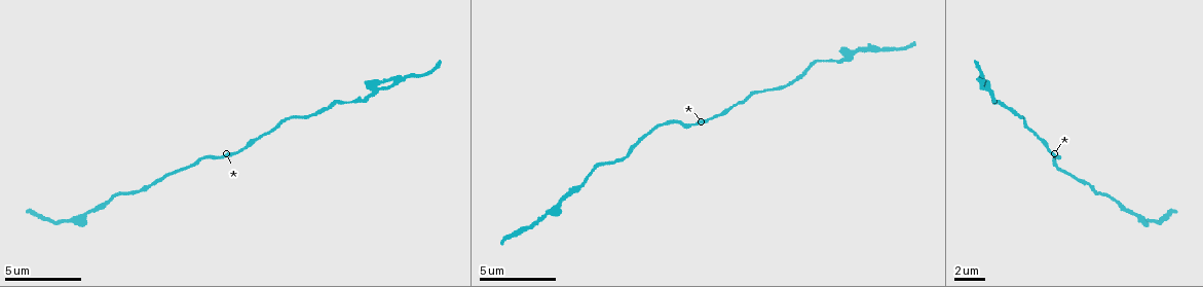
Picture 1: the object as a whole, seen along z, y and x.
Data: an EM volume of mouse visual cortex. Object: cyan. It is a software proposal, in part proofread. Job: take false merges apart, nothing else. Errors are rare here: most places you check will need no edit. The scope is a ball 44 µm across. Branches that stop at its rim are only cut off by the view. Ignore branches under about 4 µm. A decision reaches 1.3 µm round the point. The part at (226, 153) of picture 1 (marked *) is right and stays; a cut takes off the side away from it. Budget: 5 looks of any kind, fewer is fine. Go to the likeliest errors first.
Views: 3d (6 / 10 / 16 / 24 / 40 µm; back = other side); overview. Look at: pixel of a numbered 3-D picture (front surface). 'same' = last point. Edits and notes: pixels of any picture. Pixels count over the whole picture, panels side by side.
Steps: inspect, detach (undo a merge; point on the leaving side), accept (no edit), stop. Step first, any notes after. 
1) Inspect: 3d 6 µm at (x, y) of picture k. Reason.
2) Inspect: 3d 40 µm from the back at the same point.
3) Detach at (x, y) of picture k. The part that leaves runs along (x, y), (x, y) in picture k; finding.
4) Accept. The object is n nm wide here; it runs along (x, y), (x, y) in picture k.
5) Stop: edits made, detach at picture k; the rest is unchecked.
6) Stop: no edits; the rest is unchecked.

Inspect: 3d 10 µm at (1121, 207) of picture 1. Calibre changes.

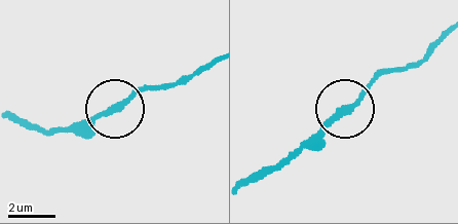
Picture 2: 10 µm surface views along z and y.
Inspect: 3d 10 µm from the back at (349, 109) of picture 2.

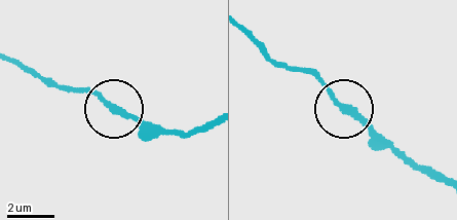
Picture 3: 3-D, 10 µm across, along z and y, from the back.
Accept. It runs along (20, 63), (49, 86), (90, 89), (153, 133) in picture 3; one neuron here.

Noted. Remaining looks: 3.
Inspect: 3d 16 µm at (841, 61) of picture 1. Thick turns thin.

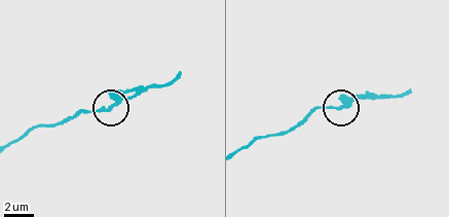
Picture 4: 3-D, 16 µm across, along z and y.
Accept. All the same neuron.

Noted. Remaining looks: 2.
Inspect: 3d 6 µm at (171, 173) of picture 1.

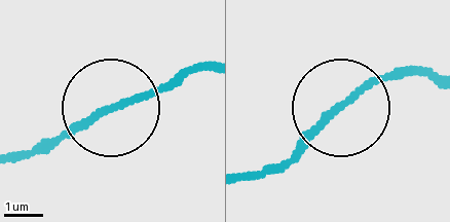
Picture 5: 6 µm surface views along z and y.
Accept. The object is 150 nm wide here; it runs along (433, 77), (413, 71), (374, 87), (278, 165) in picture 5; all the same neuron.

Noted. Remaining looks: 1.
Stop: no edits; the rest is unchecked.

